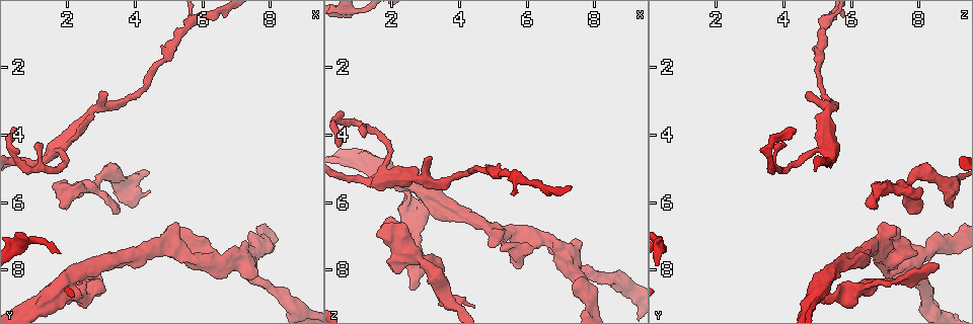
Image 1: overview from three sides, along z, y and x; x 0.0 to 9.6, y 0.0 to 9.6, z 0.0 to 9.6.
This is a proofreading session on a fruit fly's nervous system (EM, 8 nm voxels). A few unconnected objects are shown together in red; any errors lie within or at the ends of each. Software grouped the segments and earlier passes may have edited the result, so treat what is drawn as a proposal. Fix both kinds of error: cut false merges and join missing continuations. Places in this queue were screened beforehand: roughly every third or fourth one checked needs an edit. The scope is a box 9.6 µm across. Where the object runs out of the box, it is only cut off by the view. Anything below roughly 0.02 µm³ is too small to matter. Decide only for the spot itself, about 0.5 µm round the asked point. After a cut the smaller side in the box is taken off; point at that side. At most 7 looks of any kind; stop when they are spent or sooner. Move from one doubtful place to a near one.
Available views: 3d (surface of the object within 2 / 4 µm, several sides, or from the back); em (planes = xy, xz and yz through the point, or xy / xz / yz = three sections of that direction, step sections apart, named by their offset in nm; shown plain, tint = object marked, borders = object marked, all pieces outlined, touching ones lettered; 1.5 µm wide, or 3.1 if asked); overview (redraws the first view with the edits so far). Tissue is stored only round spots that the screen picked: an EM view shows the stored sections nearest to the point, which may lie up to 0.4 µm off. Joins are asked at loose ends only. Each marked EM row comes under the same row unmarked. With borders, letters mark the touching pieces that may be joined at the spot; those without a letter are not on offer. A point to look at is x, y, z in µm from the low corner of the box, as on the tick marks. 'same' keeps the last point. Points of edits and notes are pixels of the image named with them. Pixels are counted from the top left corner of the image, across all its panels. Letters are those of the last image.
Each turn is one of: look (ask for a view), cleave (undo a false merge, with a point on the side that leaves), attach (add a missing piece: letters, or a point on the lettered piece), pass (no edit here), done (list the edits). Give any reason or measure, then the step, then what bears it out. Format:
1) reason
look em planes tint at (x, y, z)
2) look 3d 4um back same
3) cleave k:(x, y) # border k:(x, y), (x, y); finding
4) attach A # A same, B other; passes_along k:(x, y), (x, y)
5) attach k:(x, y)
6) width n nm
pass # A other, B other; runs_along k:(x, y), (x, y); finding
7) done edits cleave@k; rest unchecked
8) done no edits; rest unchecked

an open end
look 3d 4um at (2.30, 5.40, 6.65)

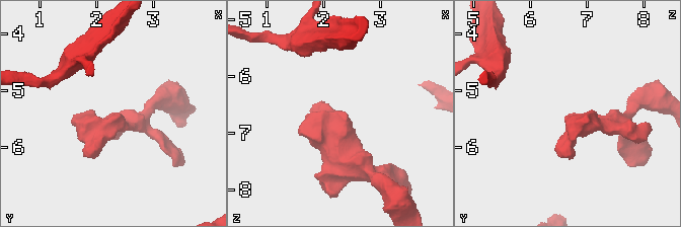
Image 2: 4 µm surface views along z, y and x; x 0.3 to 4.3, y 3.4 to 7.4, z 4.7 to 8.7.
look em planes borders at (2.35, 5.40, 6.70)

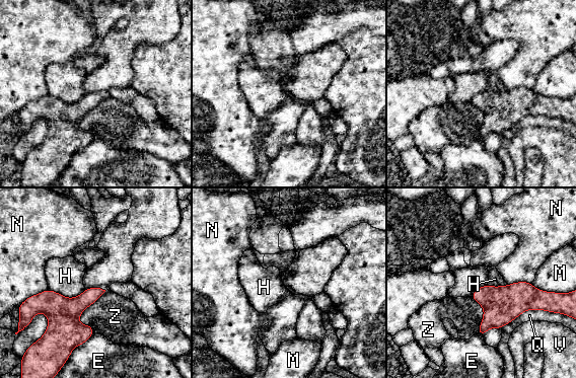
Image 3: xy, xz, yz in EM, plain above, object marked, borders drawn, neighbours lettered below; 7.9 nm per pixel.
pass # E other, H other, M other, N other, Q other, V other, Z other; border 3:(49, 288), (66, 297), (85, 289); no lettered piece goes on from it

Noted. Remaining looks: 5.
an open end
look 3d 4um at (3.45, 6.20, 8.05)

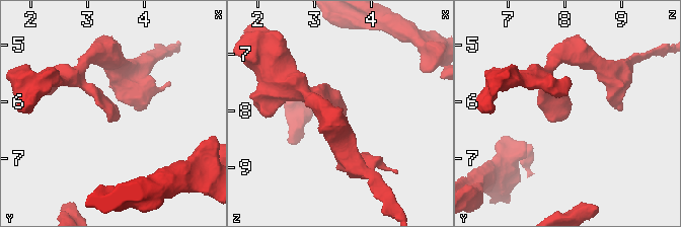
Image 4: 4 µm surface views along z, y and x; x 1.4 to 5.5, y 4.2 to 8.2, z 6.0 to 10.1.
look em xy step 4 borders at (3.50, 6.25, 8.05)

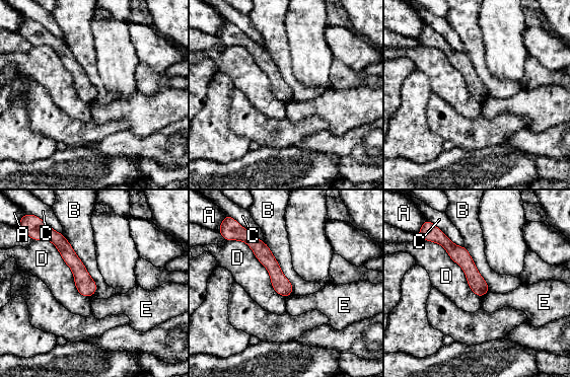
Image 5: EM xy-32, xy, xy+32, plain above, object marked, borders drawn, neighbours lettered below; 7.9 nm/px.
width 140 nm; longest_contact D 600 nm
pass # A other, B other, C other, D other, E other; none of them fits

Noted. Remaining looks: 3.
an open end
look em xz step 8 tint at (7.55, 8.20, 7.20)

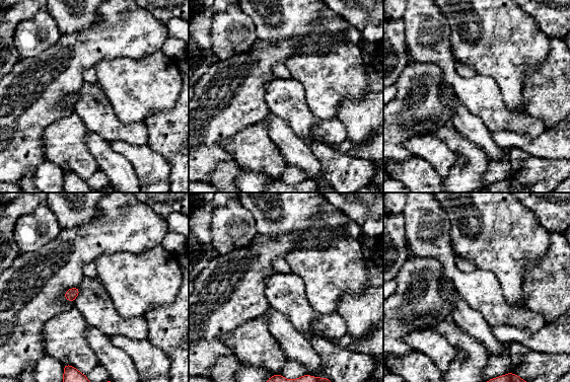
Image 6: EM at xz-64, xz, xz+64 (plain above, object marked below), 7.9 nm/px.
look em planes borders same

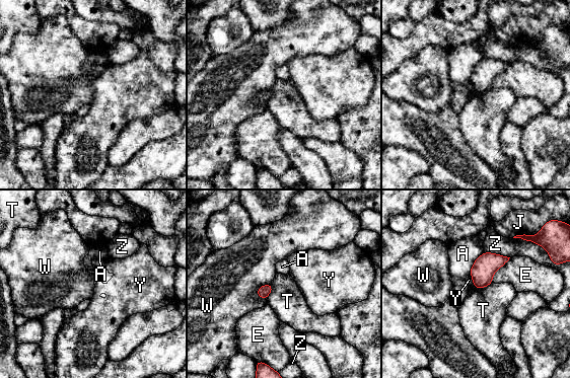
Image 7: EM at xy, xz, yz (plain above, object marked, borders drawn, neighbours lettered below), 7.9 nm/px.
pass # A other, E other, J other, T other, W other, Y other, Z other; no lettered piece goes on from it

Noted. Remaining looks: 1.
done no edits; rest unchecked

